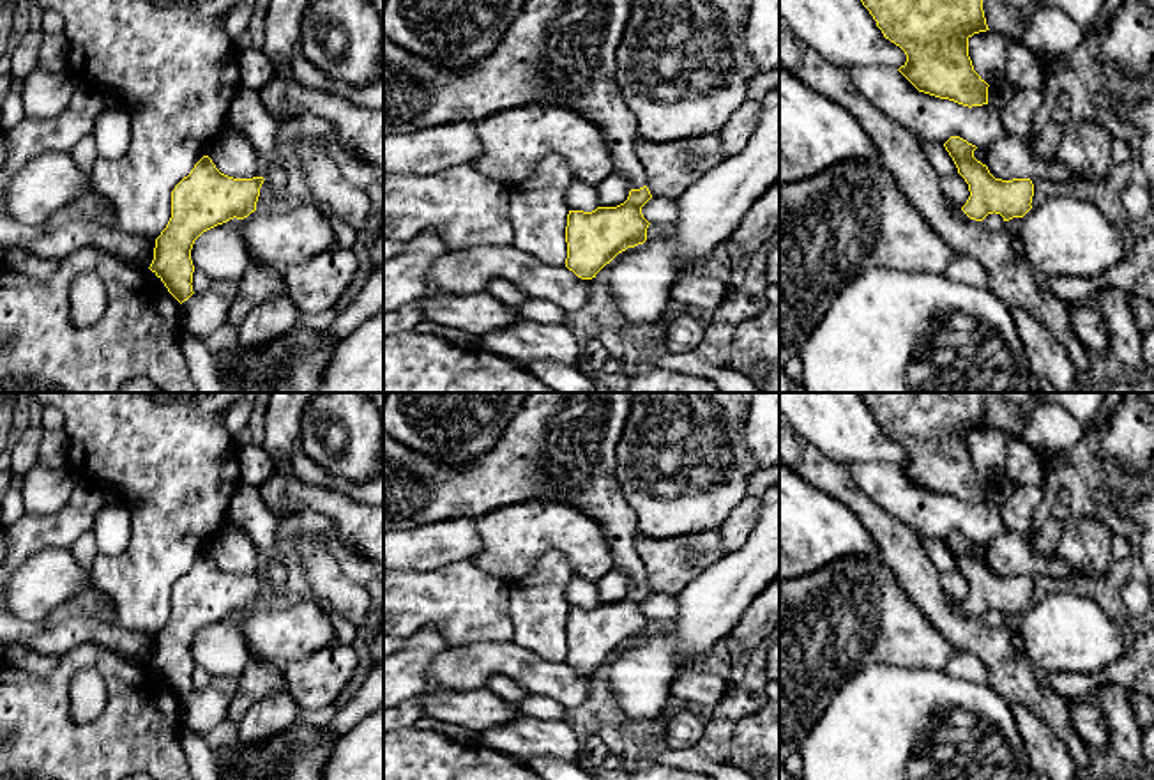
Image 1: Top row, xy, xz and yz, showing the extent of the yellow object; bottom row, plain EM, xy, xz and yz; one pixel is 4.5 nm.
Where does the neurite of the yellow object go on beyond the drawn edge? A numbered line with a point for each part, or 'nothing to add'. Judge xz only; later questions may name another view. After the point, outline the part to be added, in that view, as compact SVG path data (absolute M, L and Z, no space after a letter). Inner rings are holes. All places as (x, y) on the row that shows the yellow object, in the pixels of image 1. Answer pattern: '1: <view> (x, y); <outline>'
1: xz (564, 52); M527 0L497 48L467 69L419 58L383 35L383 134L428 129L435 124L474 122L498 110L532 103L573 108L596 122L629 189L647 186L636 156L638 122L617 83L620 46L631 0Z

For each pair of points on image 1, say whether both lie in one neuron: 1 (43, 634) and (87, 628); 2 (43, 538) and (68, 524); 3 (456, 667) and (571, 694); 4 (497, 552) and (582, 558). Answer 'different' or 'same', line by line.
1: same
2: same
3: same
4: same

